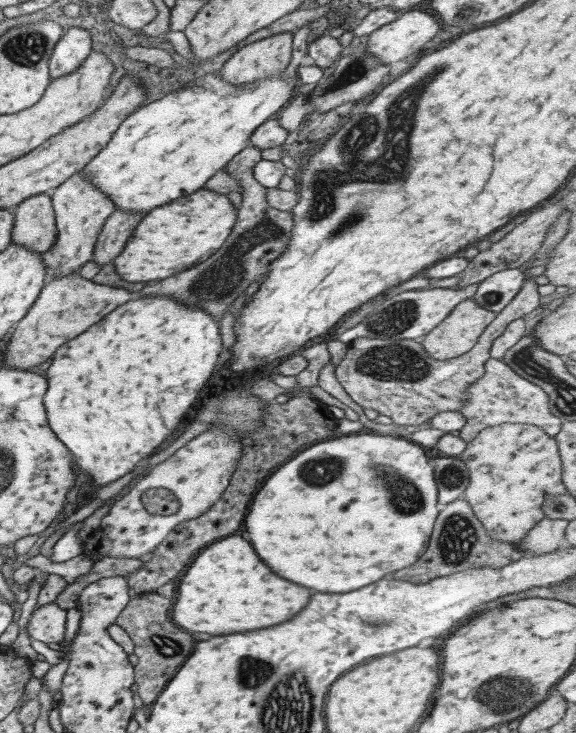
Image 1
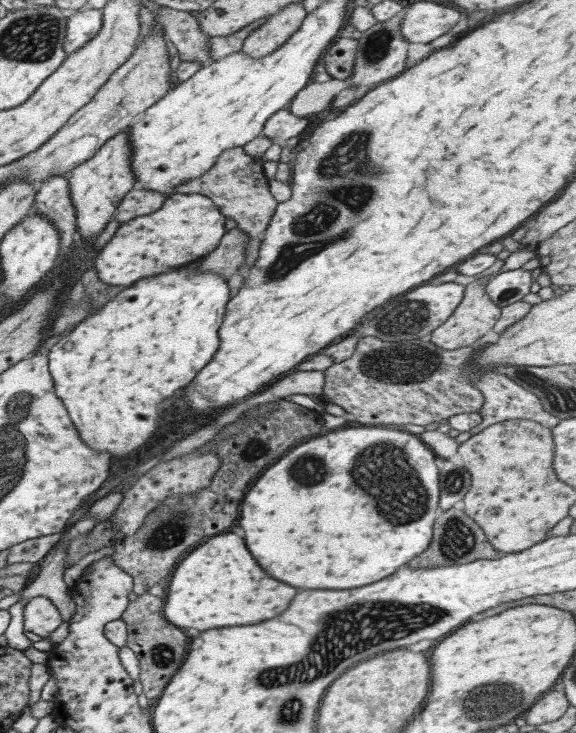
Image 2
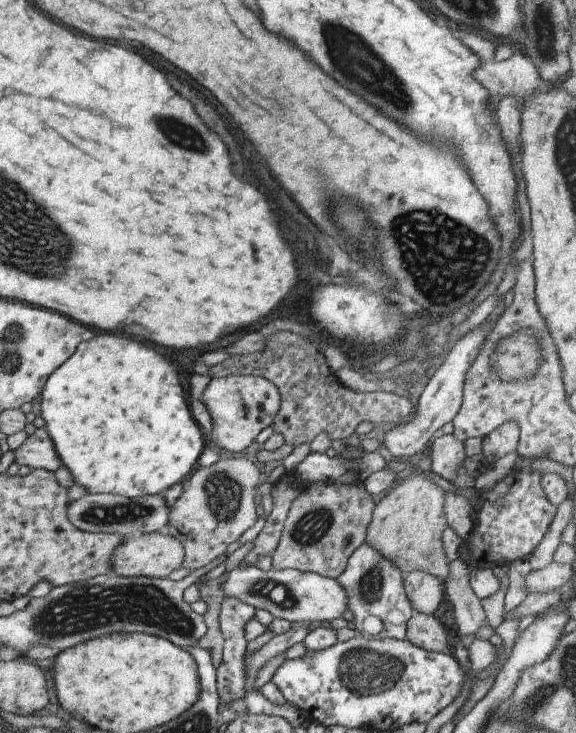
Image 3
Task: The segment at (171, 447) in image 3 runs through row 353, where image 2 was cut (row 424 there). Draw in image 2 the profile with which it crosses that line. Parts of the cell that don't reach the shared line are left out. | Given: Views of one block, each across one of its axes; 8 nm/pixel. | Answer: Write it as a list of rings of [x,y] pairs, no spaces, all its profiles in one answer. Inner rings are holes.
[[[176,268],[134,282],[102,309],[88,315],[69,334],[62,335],[50,350],[49,372],[55,394],[64,403],[82,440],[94,450],[106,450],[114,456],[126,456],[146,444],[164,414],[162,402],[184,388],[218,350],[218,330],[228,300],[230,286],[222,275]]]

